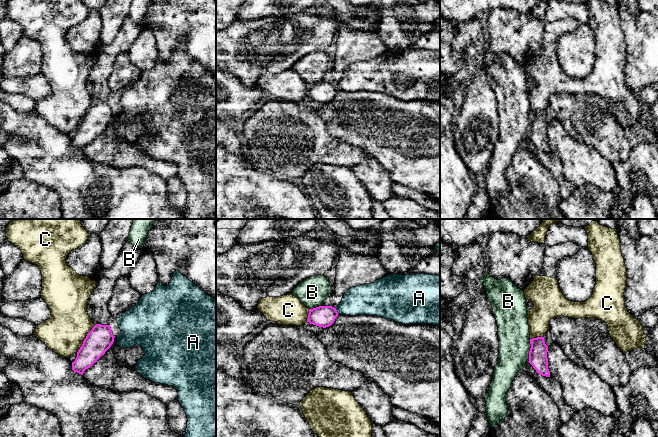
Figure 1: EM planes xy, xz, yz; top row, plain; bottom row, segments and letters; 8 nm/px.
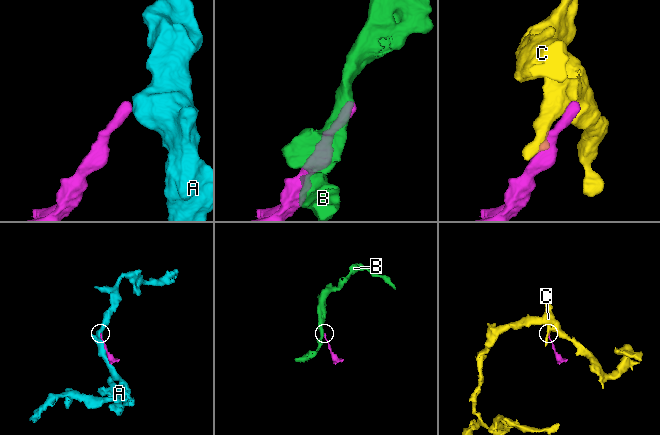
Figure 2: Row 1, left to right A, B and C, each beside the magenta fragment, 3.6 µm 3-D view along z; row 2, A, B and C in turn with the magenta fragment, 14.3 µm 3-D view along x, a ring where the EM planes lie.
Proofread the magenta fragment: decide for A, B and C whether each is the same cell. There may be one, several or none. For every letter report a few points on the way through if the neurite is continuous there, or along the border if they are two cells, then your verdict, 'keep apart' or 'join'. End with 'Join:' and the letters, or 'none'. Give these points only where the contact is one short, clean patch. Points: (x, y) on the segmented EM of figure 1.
A: border xz (335, 308), (338, 313); keep apart
B: border yz (530, 339), (529, 359), (527, 361); keep apart
C: border xy (95, 325), (87, 334), (77, 352); keep apart
Join: none

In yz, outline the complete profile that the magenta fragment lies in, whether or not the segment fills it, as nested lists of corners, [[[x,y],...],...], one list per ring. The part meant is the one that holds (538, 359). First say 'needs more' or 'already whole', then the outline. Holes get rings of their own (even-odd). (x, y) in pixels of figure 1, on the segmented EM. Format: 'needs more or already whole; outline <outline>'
already whole; outline [[[544,337],[530,339],[530,344],[528,362],[539,375],[550,377],[547,358],[548,346],[545,344]]]

